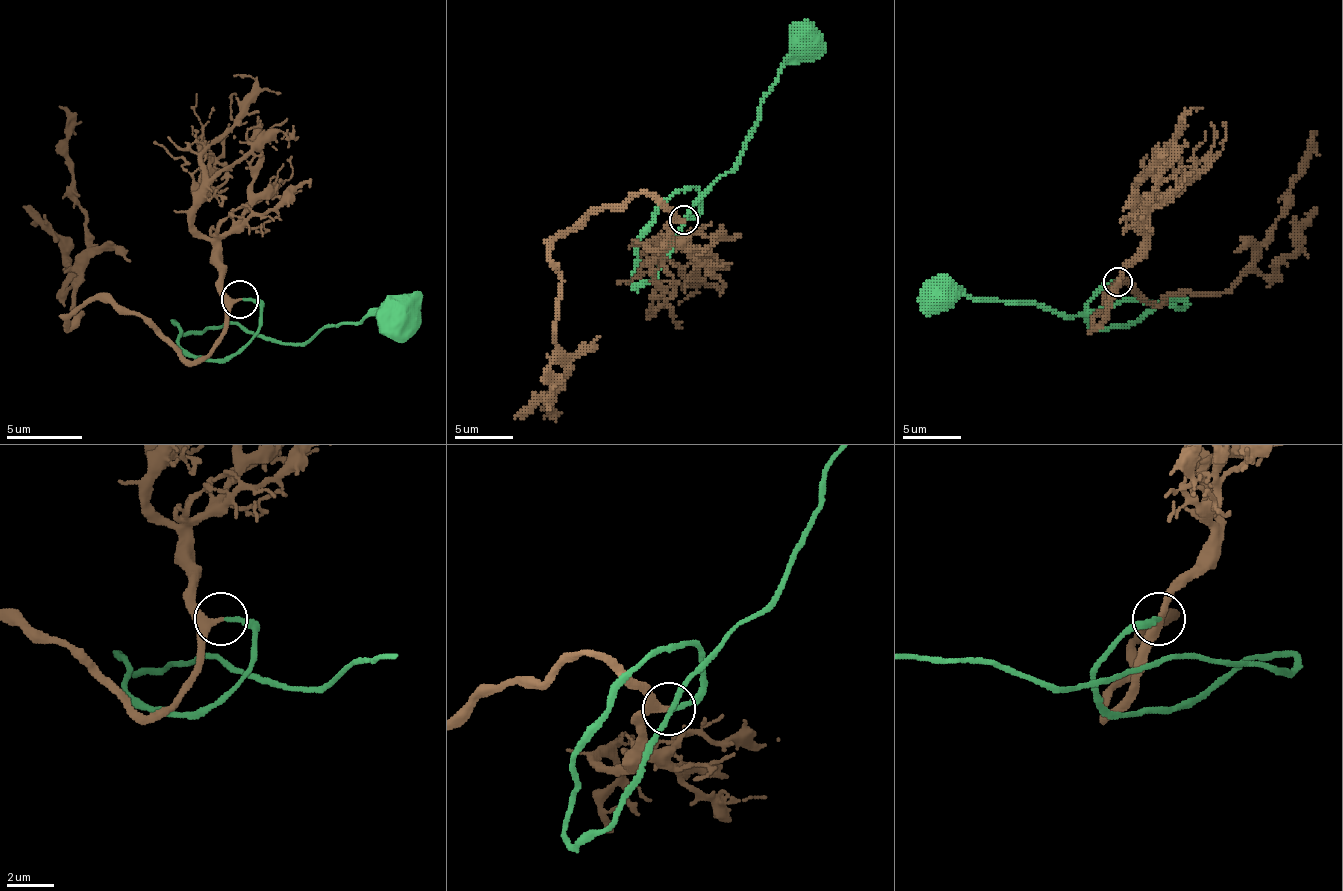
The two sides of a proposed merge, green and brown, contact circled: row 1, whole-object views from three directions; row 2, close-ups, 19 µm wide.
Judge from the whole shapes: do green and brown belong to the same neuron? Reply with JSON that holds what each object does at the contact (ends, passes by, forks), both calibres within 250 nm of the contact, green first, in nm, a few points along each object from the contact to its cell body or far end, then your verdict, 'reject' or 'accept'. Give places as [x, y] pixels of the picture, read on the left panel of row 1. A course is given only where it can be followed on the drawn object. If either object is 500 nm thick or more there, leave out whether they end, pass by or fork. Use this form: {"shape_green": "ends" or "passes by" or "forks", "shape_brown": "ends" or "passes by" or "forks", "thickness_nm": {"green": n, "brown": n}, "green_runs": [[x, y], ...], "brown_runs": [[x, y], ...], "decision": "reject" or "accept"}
{"shape_green": "ends", "shape_brown": "passes by", "thickness_nm": {"green": 190, "brown": 240}, "green_runs": [[240, 298], [259, 305], [240, 347], [199, 358], [180, 343], [176, 324], [305, 343], [399, 317]], "brown_runs": [[240, 298], [222, 339], [188, 362], [97, 298], [67, 324], [82, 317], [86, 215], [59, 105]], "decision": "accept"}

